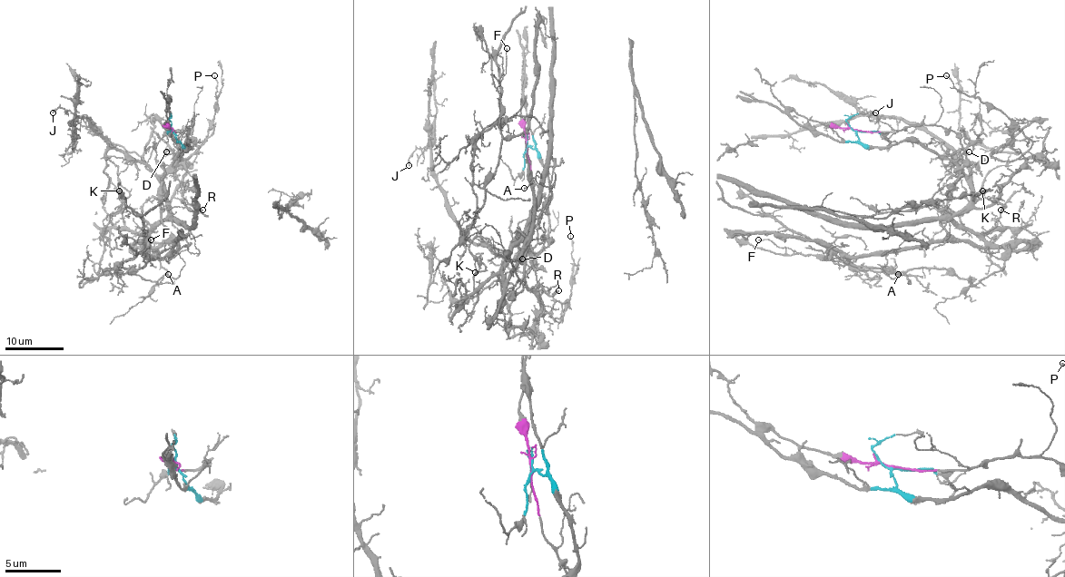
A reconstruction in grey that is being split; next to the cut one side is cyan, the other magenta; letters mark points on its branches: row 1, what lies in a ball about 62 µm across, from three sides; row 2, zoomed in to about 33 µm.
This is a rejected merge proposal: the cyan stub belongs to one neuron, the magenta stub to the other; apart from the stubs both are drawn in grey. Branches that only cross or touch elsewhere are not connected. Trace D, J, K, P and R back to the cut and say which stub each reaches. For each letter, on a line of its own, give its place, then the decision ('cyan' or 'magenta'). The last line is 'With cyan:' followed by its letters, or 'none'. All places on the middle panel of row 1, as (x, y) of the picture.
D: (522, 259) | cyan
J: (409, 165) | cyan
K: (475, 272) | cyan
P: (570, 236) | magenta
R: (558, 290) | cyan
With cyan: D, J, K, R

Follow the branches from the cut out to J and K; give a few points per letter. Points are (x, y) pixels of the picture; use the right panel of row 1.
J: (854, 130), (869, 146), (918, 141), (969, 174), (931, 133), (896, 117), (857, 112), (875, 112)
K: (854, 130), (869, 146), (918, 141), (949, 158), (969, 180), (961, 224), (947, 208), (961, 215), (982, 190)

